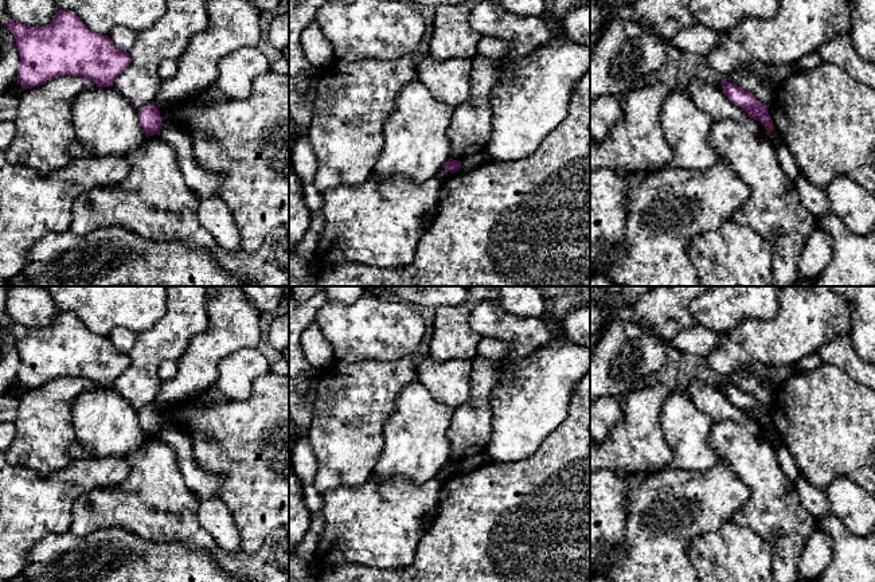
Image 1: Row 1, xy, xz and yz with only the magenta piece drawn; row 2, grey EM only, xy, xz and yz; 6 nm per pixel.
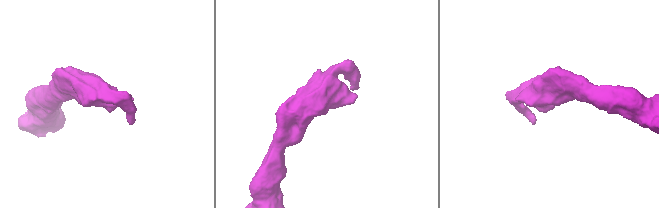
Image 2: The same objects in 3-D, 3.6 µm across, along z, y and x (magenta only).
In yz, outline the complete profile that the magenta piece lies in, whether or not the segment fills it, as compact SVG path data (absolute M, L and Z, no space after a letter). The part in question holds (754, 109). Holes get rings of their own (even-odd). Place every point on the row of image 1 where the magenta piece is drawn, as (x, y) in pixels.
M722 78L723 94L737 106L742 108L749 117L759 121L766 132L774 130L773 121L769 116L767 106L761 103L753 94L742 87L727 82Z

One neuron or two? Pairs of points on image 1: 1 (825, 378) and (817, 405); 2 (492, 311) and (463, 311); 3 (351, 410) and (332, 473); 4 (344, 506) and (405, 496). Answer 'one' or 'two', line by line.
1: one
2: two
3: one
4: one

